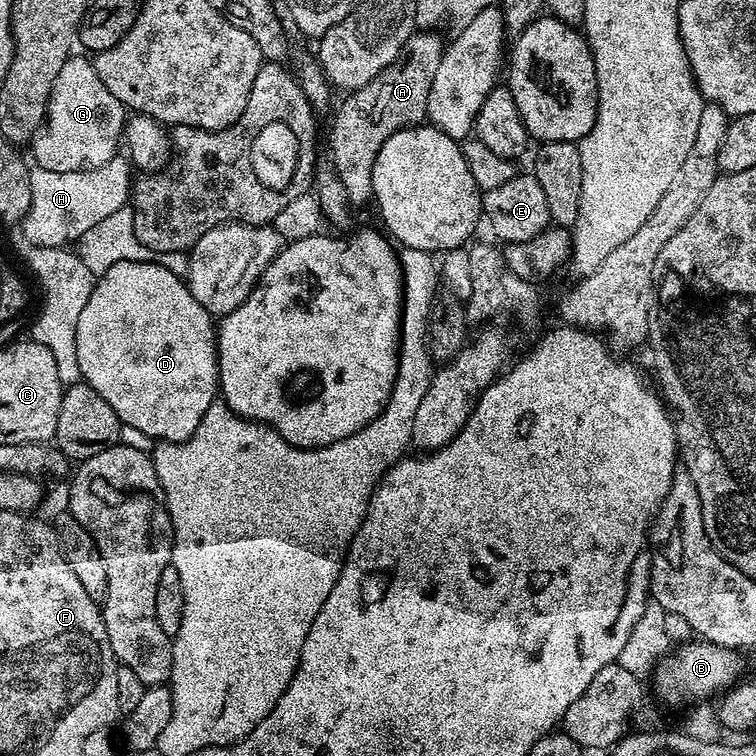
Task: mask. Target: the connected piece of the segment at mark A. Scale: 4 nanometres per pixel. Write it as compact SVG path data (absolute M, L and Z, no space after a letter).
M420 30L413 34L406 43L404 51L401 52L399 60L395 60L386 70L374 77L366 86L349 91L348 96L340 104L336 117L332 120L332 130L328 134L328 152L333 170L342 178L342 187L346 190L346 198L349 205L364 204L373 199L372 183L374 182L374 162L378 158L378 150L398 130L403 128L414 128L425 123L428 115L428 103L430 102L430 86L434 82L434 70L444 57L446 47L445 41L440 41L435 31Z

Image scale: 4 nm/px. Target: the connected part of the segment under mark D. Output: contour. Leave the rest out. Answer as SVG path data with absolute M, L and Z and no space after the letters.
M122 261L98 276L96 284L90 294L90 302L82 310L82 315L78 318L78 334L76 335L76 349L78 350L78 366L83 383L89 384L106 402L110 402L110 410L118 414L121 424L135 426L142 430L142 434L150 434L153 441L166 444L177 444L194 434L210 406L218 396L218 381L220 369L218 367L218 328L214 323L214 318L190 294L187 283L181 277L175 276L163 266L148 263L146 261Z

